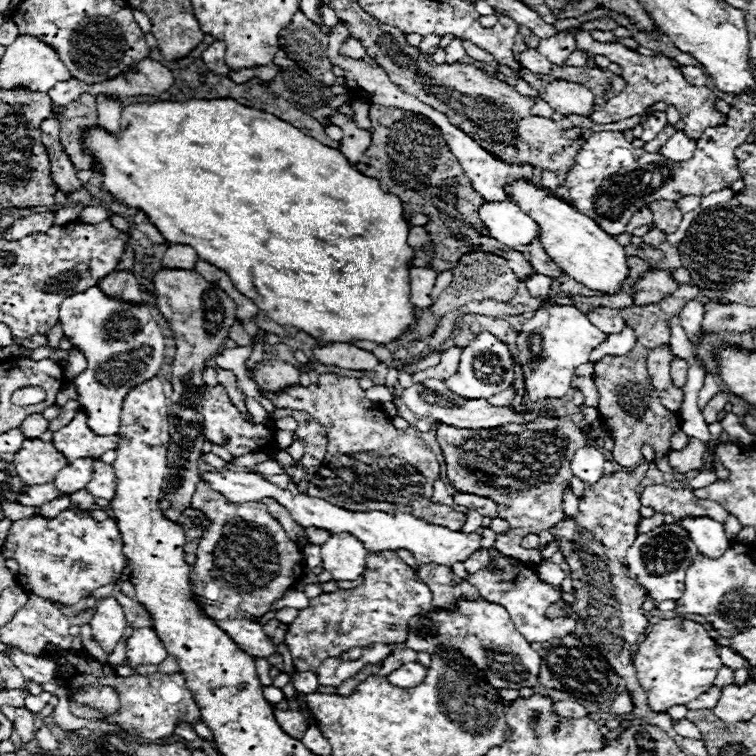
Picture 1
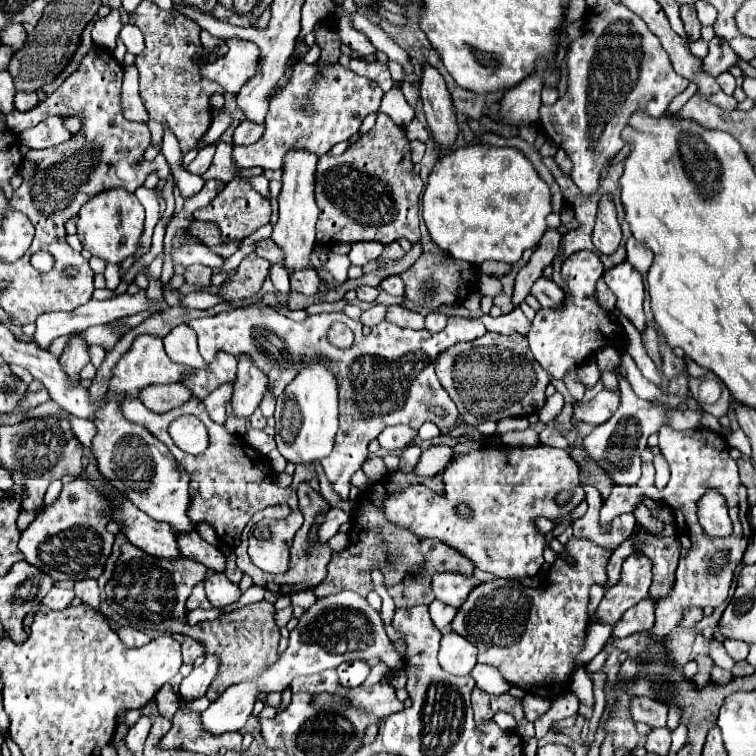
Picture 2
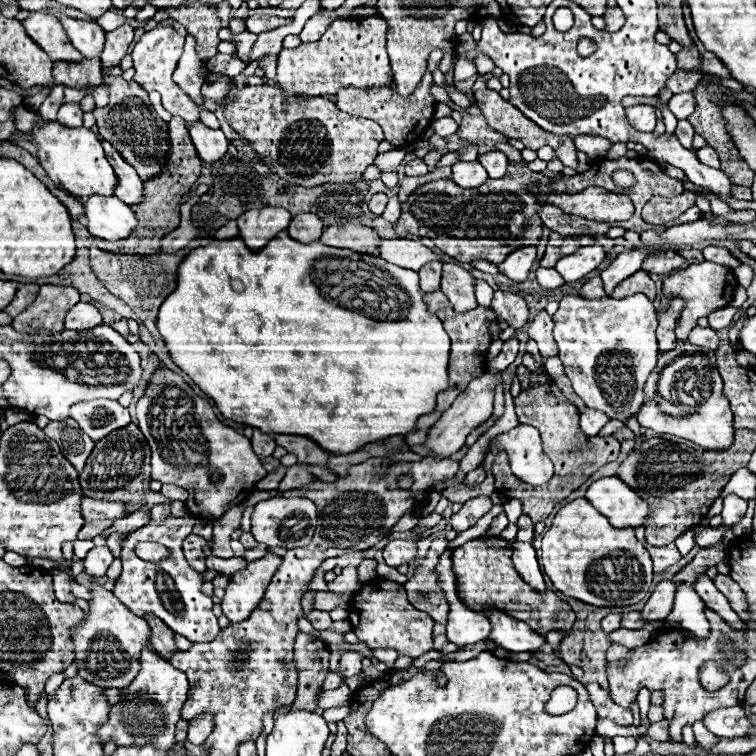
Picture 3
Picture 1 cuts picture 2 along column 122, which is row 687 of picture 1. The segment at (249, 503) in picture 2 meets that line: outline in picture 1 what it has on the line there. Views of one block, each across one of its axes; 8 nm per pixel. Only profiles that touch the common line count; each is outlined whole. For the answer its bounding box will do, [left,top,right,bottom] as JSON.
[388,662,426,688]

